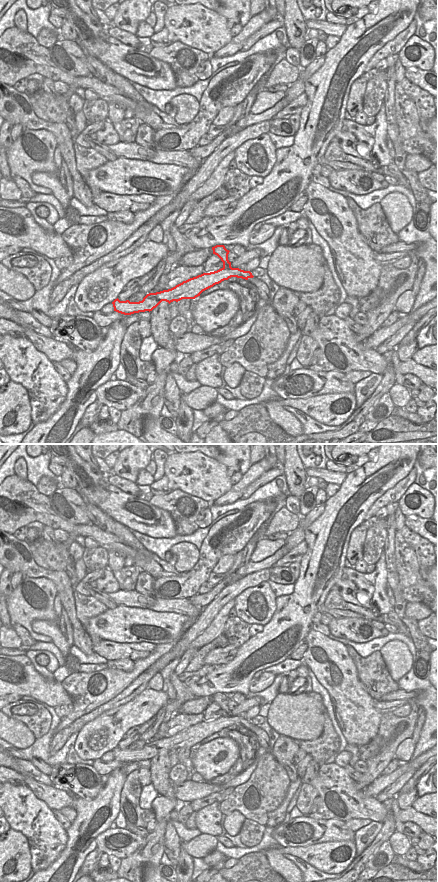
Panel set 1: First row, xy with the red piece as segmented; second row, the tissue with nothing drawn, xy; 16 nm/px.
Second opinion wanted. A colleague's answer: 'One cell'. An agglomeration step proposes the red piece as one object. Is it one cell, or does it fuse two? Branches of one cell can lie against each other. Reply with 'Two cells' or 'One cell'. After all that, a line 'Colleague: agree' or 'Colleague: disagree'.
Two cells
Colleague: disagree

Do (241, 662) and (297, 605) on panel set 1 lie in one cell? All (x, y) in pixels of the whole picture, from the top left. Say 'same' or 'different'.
same

